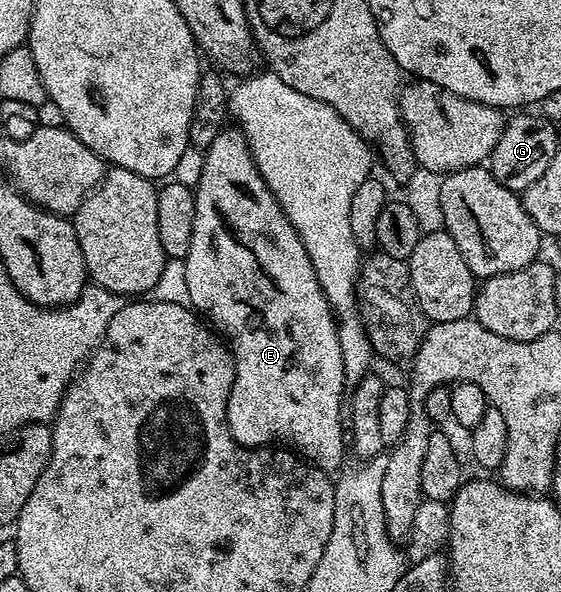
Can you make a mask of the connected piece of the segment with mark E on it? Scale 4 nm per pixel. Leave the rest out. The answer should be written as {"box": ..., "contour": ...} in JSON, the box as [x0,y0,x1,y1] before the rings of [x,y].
{"box":[182,129,346,473],"contour":[[[239,129],[220,131],[218,137],[214,137],[214,141],[203,152],[203,155],[204,164],[200,167],[200,180],[194,183],[196,193],[194,237],[190,237],[190,253],[182,261],[182,267],[184,267],[184,287],[188,290],[189,300],[187,299],[187,302],[223,336],[231,350],[232,359],[236,363],[236,376],[234,377],[234,385],[228,394],[228,408],[226,409],[226,421],[230,433],[234,437],[234,441],[243,447],[266,447],[275,444],[274,441],[277,439],[280,442],[277,444],[299,453],[313,467],[321,467],[322,470],[329,473],[339,472],[341,470],[341,468],[339,469],[340,462],[344,459],[344,451],[346,455],[346,433],[342,429],[342,421],[340,420],[340,412],[346,403],[346,380],[332,306],[328,304],[318,285],[318,277],[314,273],[314,267],[310,265],[310,257],[296,230],[292,228],[286,213],[272,196],[272,190],[266,185],[262,173],[258,173],[252,150],[248,147],[244,132]]]}

